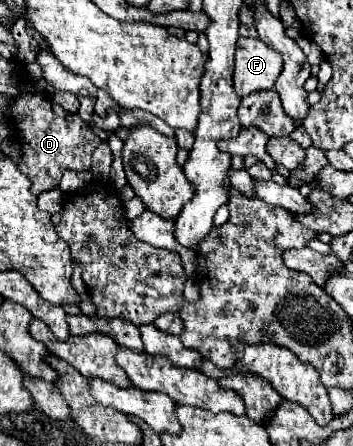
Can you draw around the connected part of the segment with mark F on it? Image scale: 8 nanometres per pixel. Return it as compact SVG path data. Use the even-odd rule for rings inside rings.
M239 38L235 50L235 92L247 96L275 86L283 68L283 56L259 38Z

